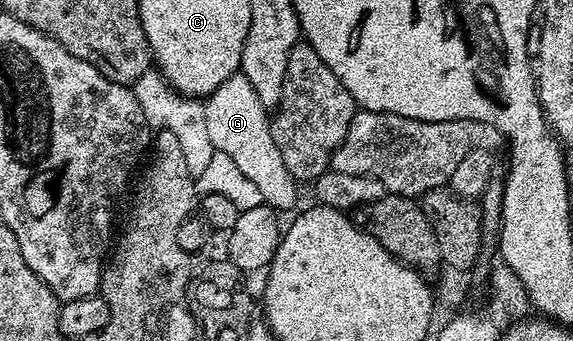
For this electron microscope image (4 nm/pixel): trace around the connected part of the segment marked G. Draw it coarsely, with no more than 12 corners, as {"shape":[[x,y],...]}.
{"shape":[[236,72],[203,101],[215,151],[291,213],[298,181],[269,109]]}

